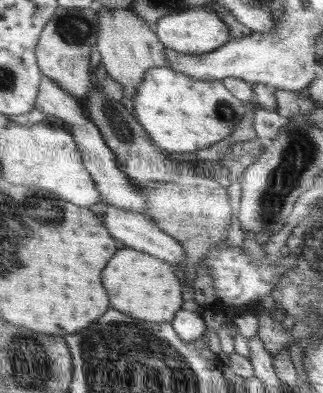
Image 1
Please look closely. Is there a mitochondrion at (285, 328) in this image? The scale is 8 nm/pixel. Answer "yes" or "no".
no

